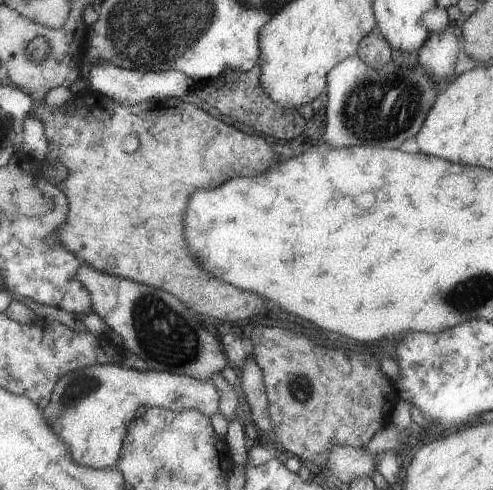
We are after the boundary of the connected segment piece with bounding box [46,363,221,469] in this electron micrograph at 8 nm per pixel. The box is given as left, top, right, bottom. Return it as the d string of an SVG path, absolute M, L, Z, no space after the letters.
M95 364L60 379L46 418L68 443L79 465L94 469L116 467L125 445L128 426L140 406L171 411L194 409L212 417L220 413L220 392L212 379L200 382L186 375L147 369L138 371L124 364Z

